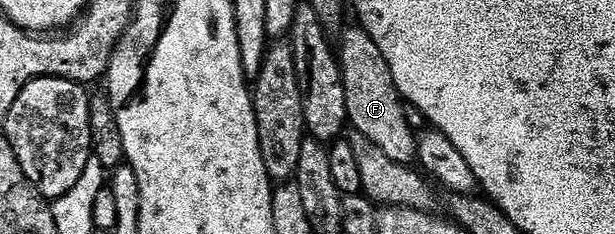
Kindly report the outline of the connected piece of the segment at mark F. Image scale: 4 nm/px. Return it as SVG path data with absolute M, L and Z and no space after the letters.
M361 25L354 26L348 26L342 32L343 44L337 47L350 126L377 145L385 157L398 163L414 164L417 159L417 131L409 125L409 121L405 121L405 100L393 81L389 61L385 61L370 33Z

